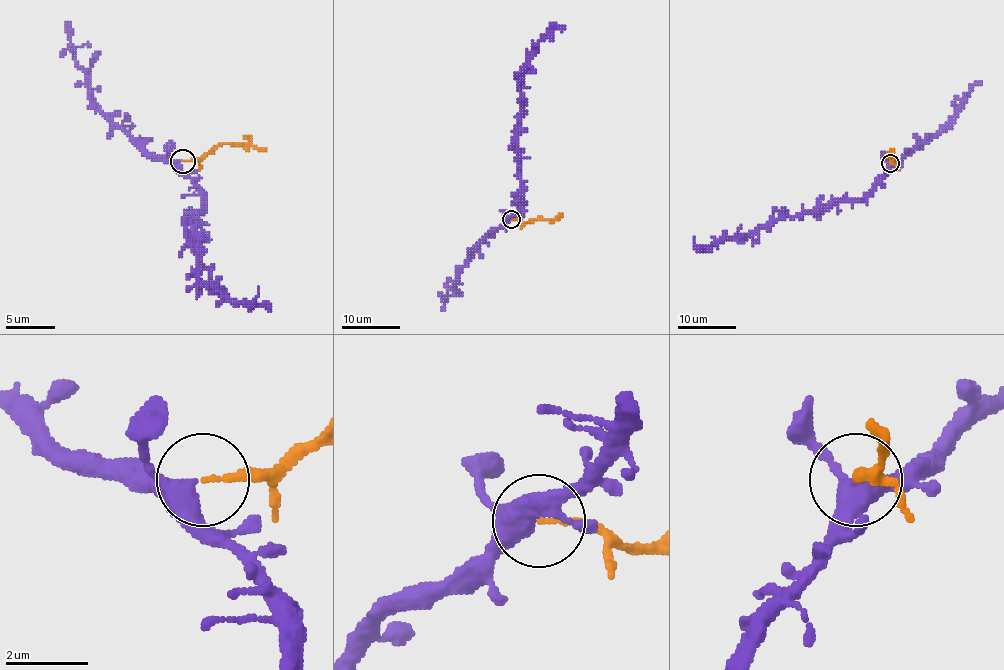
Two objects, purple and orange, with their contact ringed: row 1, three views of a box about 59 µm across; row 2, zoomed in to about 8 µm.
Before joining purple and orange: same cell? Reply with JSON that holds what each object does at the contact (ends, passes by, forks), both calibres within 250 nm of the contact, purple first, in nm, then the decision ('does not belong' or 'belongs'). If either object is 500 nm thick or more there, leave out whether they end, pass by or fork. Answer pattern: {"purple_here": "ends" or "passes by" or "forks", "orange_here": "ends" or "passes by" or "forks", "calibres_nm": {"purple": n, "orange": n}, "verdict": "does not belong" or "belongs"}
{"purple_here": "forks", "orange_here": "ends", "calibres_nm": {"purple": 360, "orange": 130}, "verdict": "does not belong"}

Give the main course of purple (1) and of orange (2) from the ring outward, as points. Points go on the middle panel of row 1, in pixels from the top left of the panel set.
1: (511, 219), (523, 205), (517, 147), (523, 66), (536, 46), (555, 27), (564, 29)
2: (511, 219), (520, 219), (526, 223), (536, 219), (555, 220), (561, 214)

